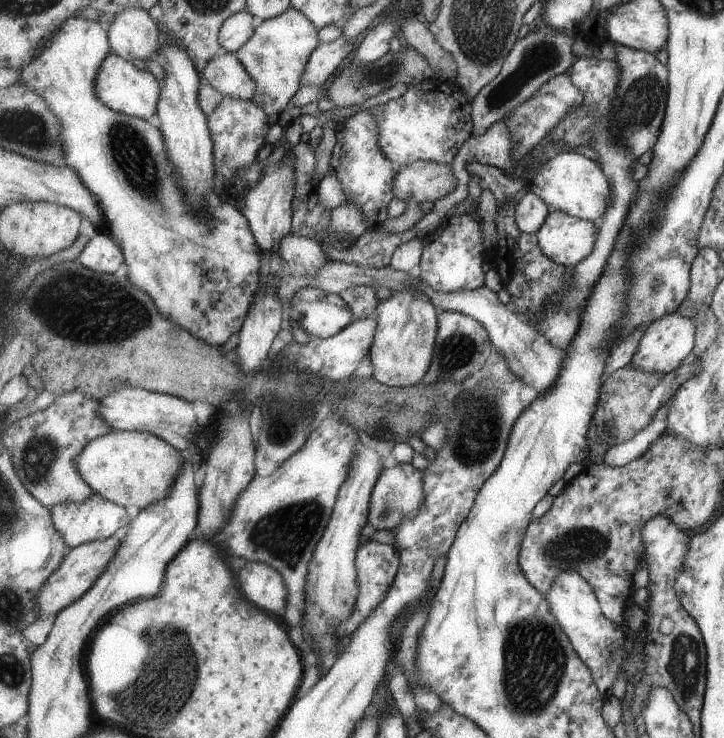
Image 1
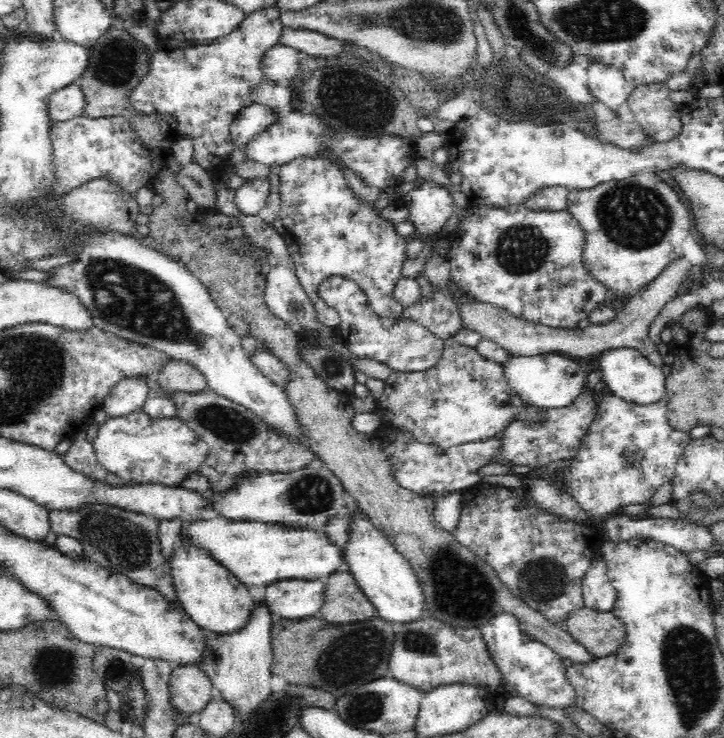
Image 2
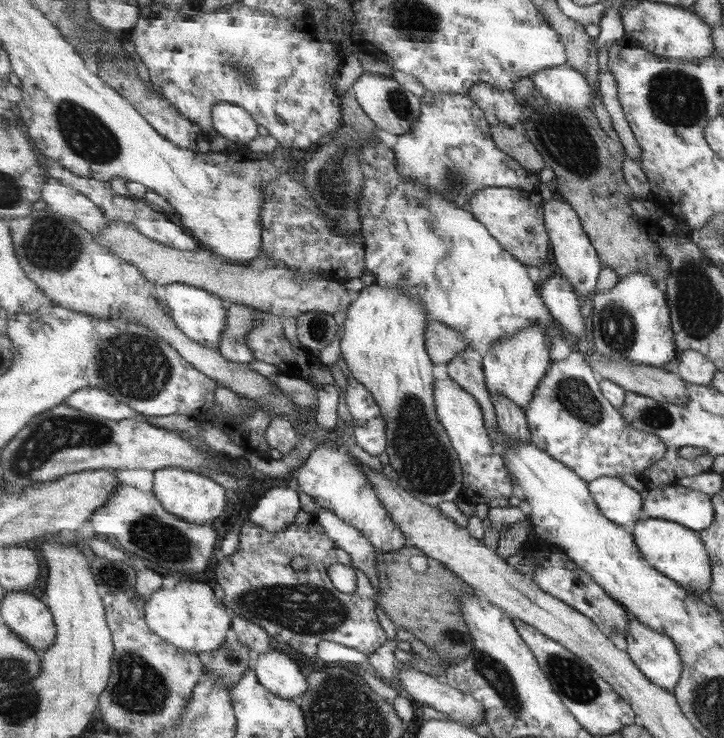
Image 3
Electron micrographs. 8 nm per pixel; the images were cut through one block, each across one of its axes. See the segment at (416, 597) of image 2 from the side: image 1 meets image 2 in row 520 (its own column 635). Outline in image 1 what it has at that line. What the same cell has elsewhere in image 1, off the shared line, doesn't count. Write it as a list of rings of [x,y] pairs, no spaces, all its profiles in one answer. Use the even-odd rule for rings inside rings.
[[[678,312],[665,315],[647,326],[645,336],[640,340],[636,355],[629,367],[644,373],[669,374],[680,368],[684,362],[693,358],[695,345],[695,322]]]

